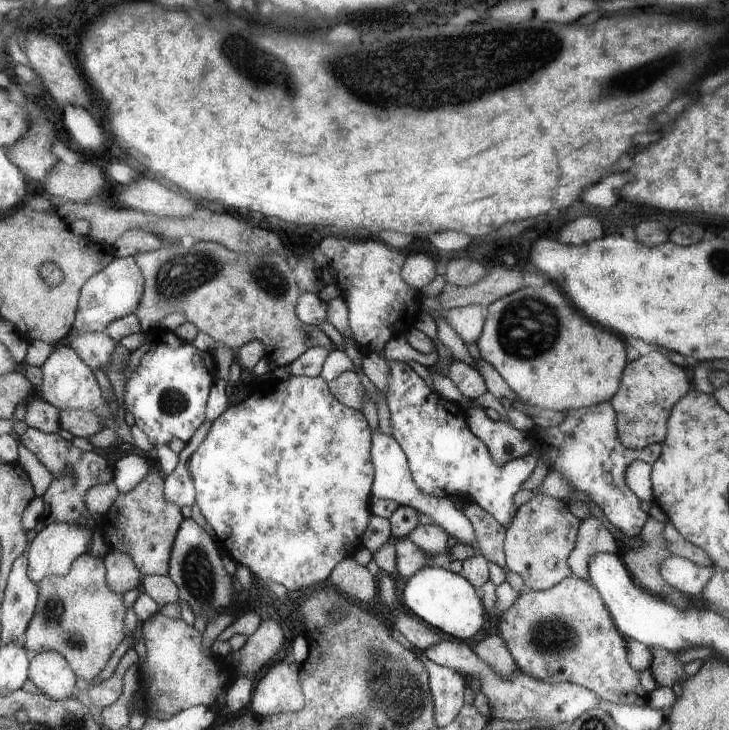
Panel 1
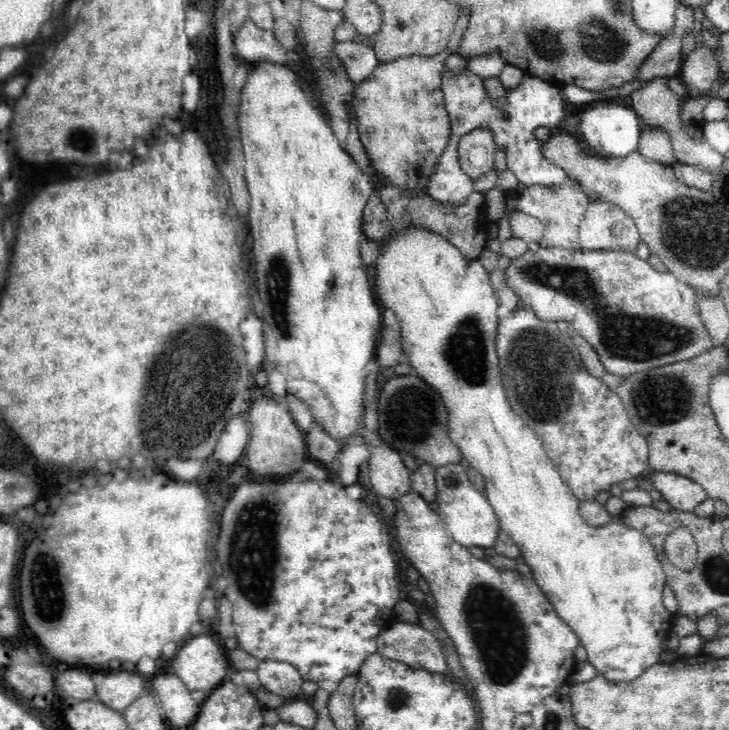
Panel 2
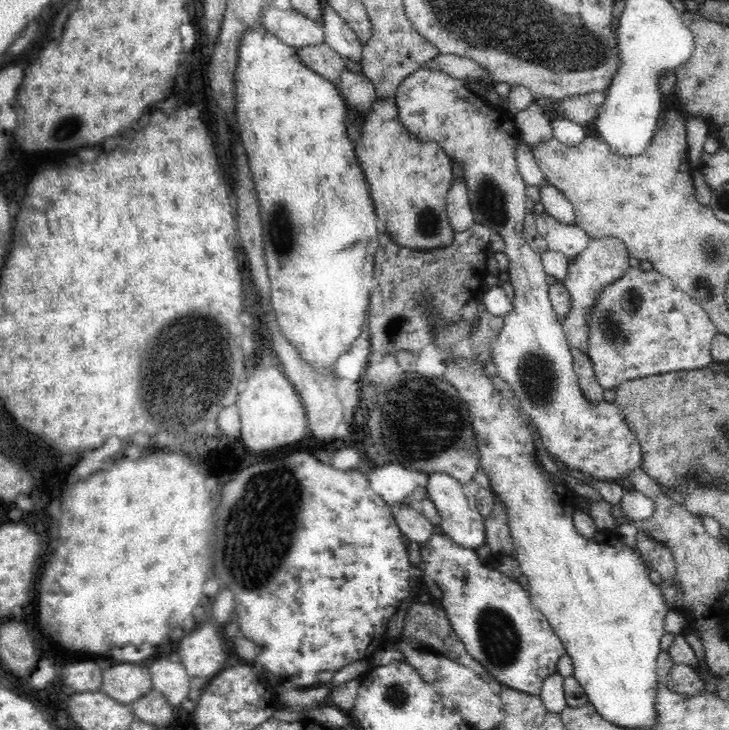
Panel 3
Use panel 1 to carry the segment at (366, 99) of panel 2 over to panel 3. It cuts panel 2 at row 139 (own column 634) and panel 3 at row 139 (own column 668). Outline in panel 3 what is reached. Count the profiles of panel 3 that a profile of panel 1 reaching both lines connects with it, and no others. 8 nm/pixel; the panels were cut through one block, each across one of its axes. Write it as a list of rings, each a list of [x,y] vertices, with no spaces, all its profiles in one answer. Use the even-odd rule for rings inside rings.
[[[378,98],[372,110],[364,114],[362,136],[354,144],[356,158],[364,170],[374,200],[374,212],[382,232],[386,232],[398,246],[412,250],[432,250],[450,246],[454,228],[450,224],[446,194],[452,178],[452,160],[440,144],[422,142],[410,134],[400,116],[394,98]]]

